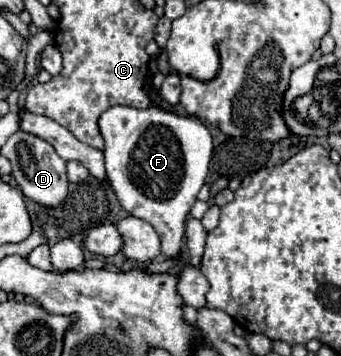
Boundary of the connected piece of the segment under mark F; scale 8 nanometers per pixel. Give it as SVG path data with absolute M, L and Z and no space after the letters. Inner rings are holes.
M115 105L99 117L99 131L105 141L103 157L105 157L107 179L113 185L117 199L131 215L149 221L161 237L161 253L165 257L175 257L183 243L187 215L209 171L209 161L213 153L213 137L207 131L205 123L199 121L197 117L177 115L171 111L163 111L159 107L135 109L127 105Z

